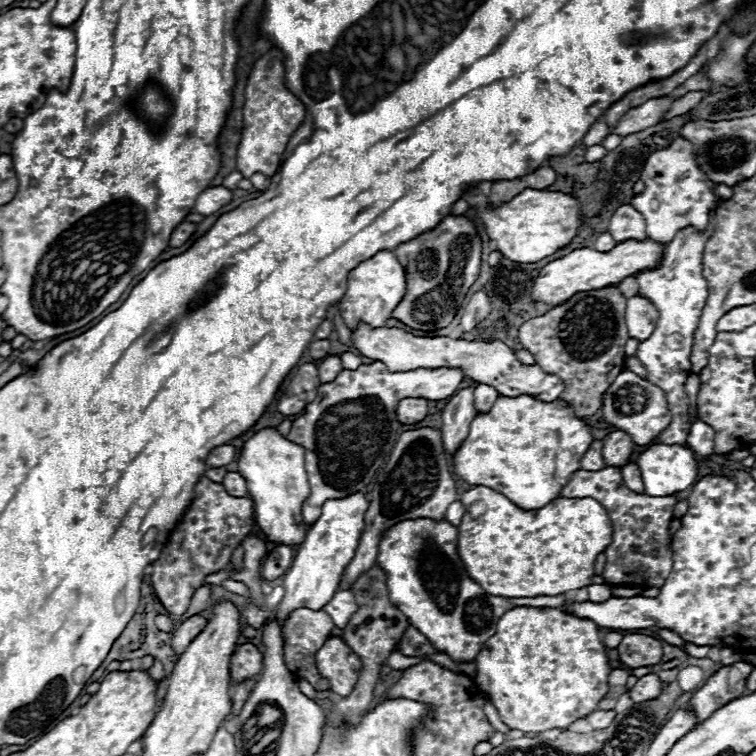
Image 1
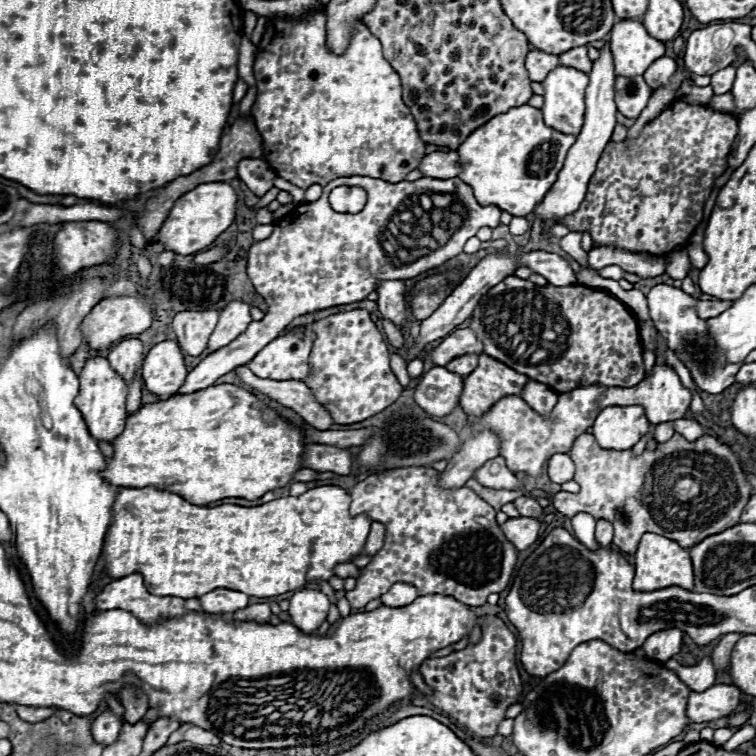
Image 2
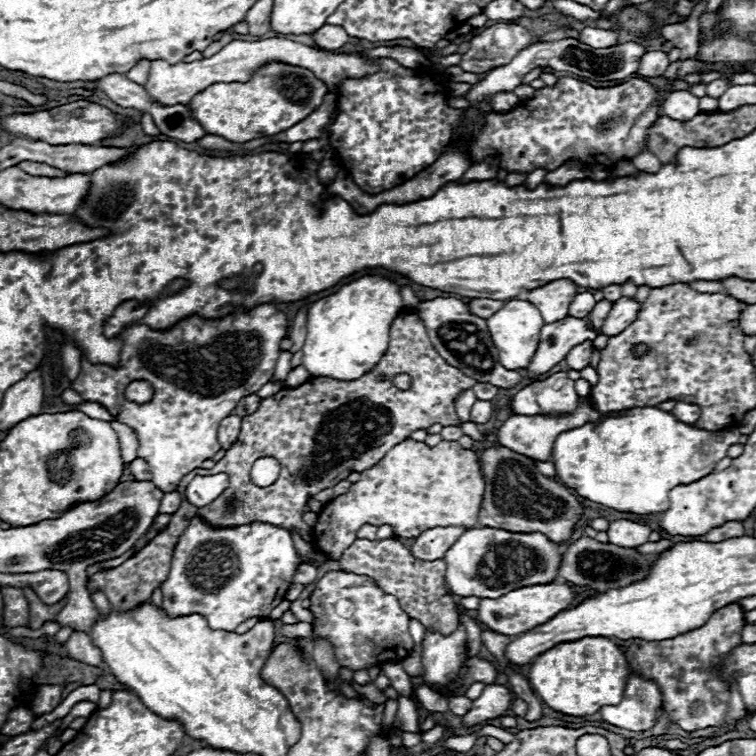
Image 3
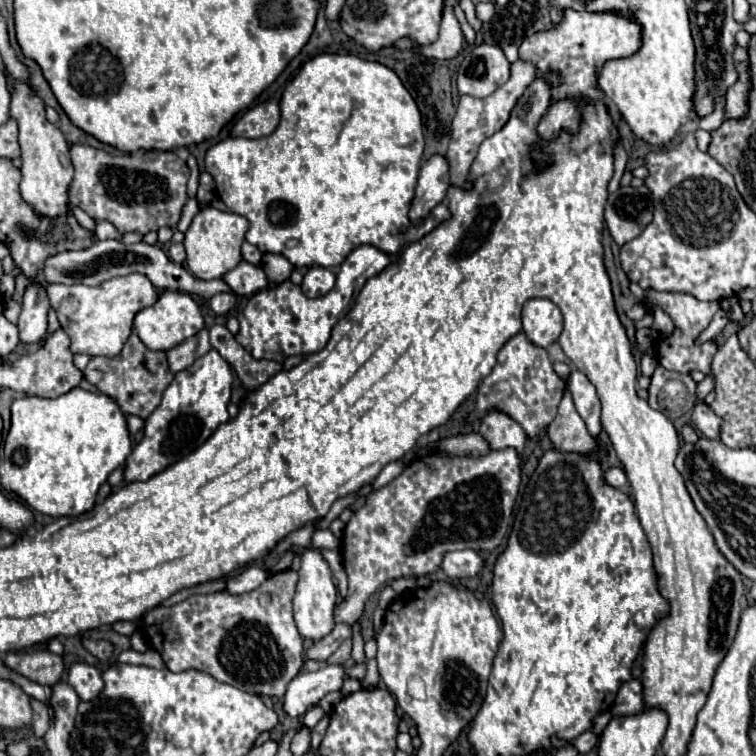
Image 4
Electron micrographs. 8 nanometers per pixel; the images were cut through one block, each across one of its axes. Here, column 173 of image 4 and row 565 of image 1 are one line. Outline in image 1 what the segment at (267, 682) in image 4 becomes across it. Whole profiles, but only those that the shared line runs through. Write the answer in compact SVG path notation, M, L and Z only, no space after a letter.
M608 466L598 472L578 470L574 472L570 484L562 488L564 498L596 498L606 510L614 526L612 544L604 550L606 566L602 578L606 584L618 586L662 586L672 570L672 550L670 550L670 520L676 504L674 496L664 496L662 500L654 496L638 496L630 492L622 480L622 470Z

